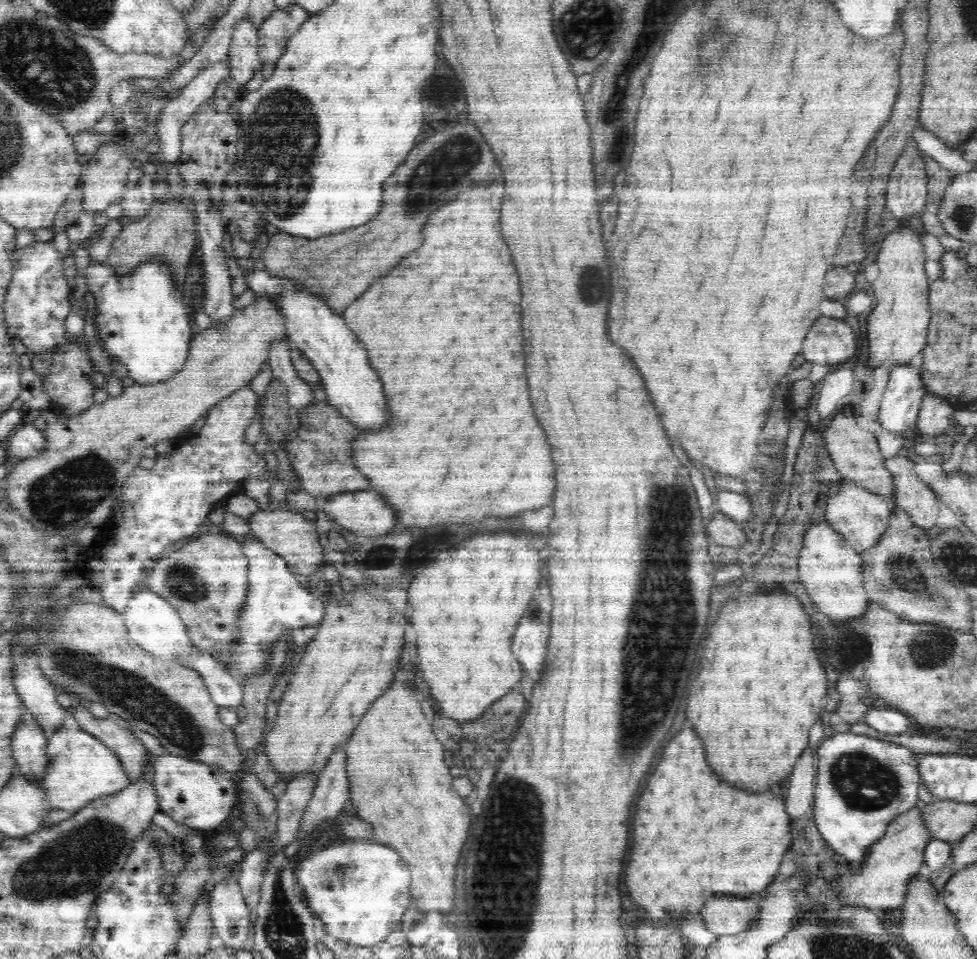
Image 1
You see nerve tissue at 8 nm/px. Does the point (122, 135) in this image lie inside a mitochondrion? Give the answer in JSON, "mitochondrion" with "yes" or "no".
{"mitochondrion":"no"}

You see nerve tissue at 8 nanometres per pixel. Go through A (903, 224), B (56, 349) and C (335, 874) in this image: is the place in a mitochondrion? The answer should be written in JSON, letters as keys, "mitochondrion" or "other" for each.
{"A":"other","B":"other","C":"mitochondrion"}

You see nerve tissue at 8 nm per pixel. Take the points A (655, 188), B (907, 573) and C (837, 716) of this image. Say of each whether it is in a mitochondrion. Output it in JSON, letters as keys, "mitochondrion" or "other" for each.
{"A":"other","B":"mitochondrion","C":"other"}

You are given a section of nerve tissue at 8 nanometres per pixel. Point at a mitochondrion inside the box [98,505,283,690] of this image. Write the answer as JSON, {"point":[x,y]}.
{"point":[184,584]}

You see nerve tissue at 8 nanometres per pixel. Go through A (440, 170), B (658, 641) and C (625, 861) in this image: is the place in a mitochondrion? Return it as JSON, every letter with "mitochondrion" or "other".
{"A":"mitochondrion","B":"mitochondrion","C":"other"}

